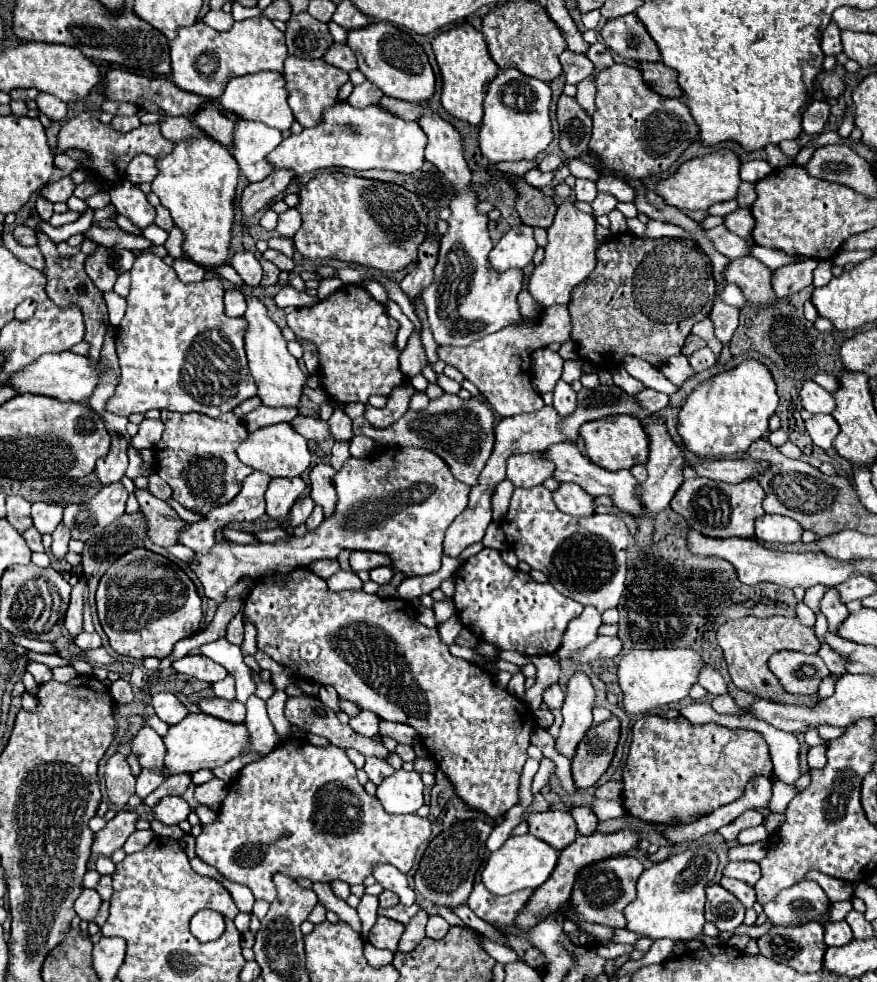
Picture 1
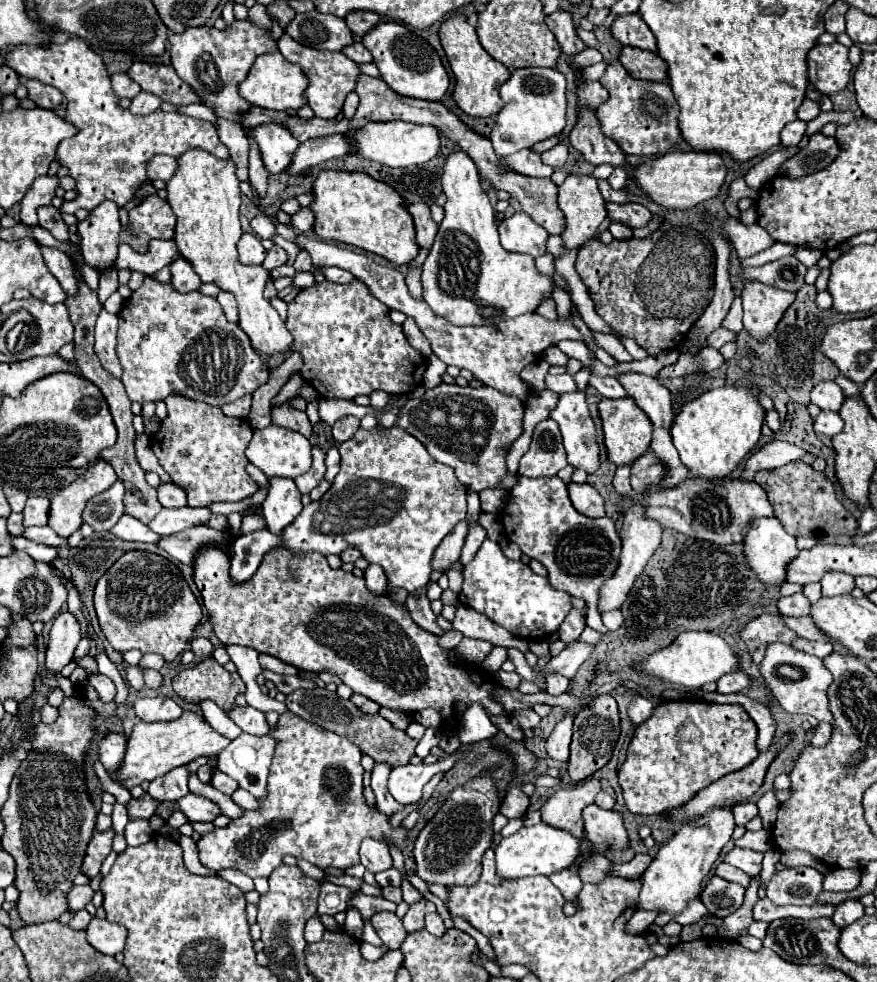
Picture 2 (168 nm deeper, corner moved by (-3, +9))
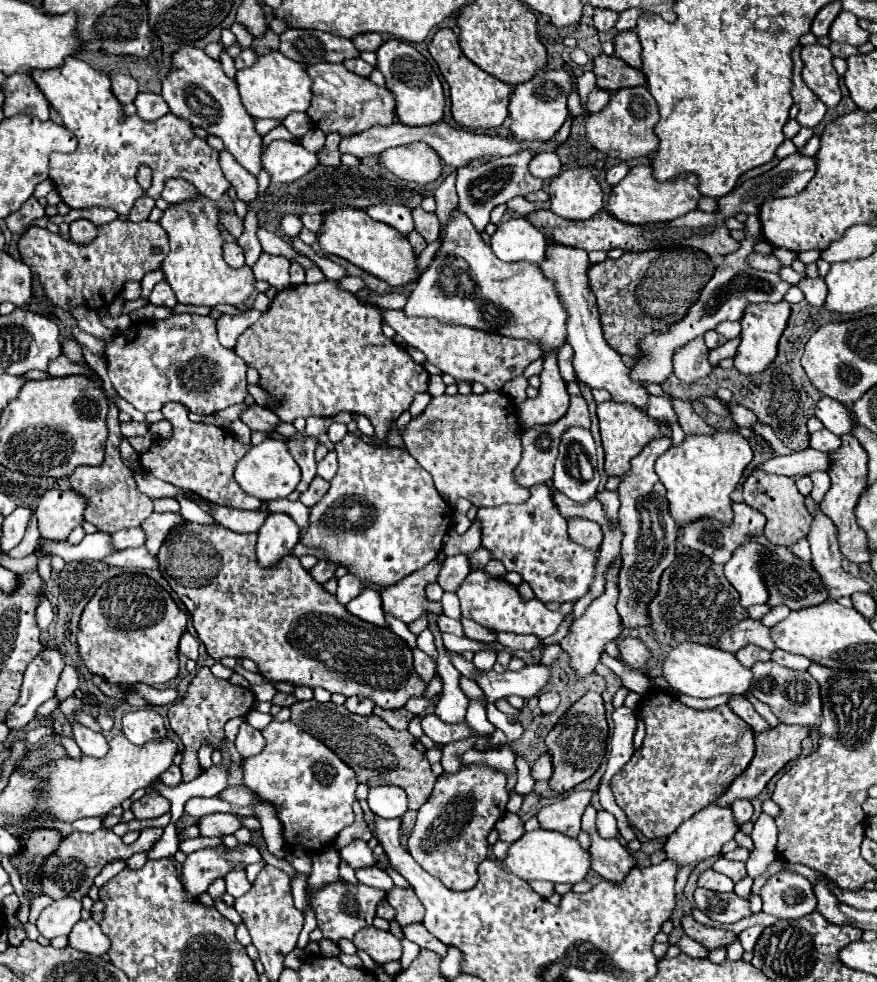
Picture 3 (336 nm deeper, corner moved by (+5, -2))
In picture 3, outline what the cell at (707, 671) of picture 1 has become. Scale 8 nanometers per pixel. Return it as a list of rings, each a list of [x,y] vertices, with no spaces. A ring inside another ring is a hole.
[[[732,695],[730,701],[728,701],[728,707],[730,707],[738,717],[742,717],[756,733],[768,729],[768,723],[754,711],[752,703],[750,703],[744,695]]]

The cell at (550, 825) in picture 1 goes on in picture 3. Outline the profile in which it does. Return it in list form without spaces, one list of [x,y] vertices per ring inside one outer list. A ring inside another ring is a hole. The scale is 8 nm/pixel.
[[[572,791],[570,797],[542,807],[536,815],[540,827],[576,839],[580,833],[580,817],[584,809],[590,805],[590,797],[592,791]]]

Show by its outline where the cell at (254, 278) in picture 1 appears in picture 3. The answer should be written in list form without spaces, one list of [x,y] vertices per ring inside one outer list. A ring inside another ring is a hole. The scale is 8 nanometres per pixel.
[[[224,243],[224,259],[226,259],[226,263],[230,265],[230,267],[244,267],[244,251],[242,251],[242,247],[238,245],[238,243]]]

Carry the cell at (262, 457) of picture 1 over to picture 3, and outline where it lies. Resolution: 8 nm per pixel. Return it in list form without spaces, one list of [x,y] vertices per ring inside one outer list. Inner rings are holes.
[[[268,437],[260,445],[250,447],[250,451],[236,463],[234,479],[248,495],[254,495],[262,501],[282,499],[282,497],[288,497],[296,489],[296,485],[300,483],[300,467],[292,459],[288,445],[282,439]]]

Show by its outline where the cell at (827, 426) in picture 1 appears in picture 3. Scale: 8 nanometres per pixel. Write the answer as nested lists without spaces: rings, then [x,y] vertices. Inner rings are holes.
[[[820,429],[816,433],[810,435],[810,447],[816,449],[816,451],[824,451],[824,453],[830,453],[834,449],[840,447],[840,437],[832,435],[828,429]]]

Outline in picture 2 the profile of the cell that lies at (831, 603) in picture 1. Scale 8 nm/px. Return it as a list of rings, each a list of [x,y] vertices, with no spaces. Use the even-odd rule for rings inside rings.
[[[826,572],[820,584],[822,584],[824,596],[838,596],[838,594],[848,594],[854,590],[854,578],[842,572]]]

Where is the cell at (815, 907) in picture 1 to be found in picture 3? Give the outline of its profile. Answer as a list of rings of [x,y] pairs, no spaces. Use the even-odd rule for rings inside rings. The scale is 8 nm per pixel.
[[[798,873],[772,875],[764,883],[760,897],[764,901],[762,911],[778,919],[800,919],[816,909],[812,883]]]

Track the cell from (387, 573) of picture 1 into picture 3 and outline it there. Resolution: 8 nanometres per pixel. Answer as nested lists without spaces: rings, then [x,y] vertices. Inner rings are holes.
[[[370,587],[362,589],[362,593],[348,603],[348,611],[352,611],[352,615],[356,615],[368,623],[389,629],[384,618],[384,611],[382,611],[380,593]]]

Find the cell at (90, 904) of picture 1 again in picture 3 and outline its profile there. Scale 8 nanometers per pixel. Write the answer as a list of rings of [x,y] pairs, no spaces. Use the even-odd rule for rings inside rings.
[[[58,899],[52,905],[48,905],[38,921],[36,927],[40,931],[40,935],[44,935],[46,939],[54,939],[58,935],[68,935],[72,931],[72,927],[80,921],[80,901],[76,899]]]

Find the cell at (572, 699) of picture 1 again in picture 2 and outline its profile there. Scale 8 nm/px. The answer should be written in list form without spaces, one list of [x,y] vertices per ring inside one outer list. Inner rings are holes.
[[[574,714],[562,718],[552,734],[546,738],[546,752],[552,760],[558,760],[558,762],[566,762],[568,760],[568,754],[570,754],[570,740],[572,740],[572,720],[574,720]]]

